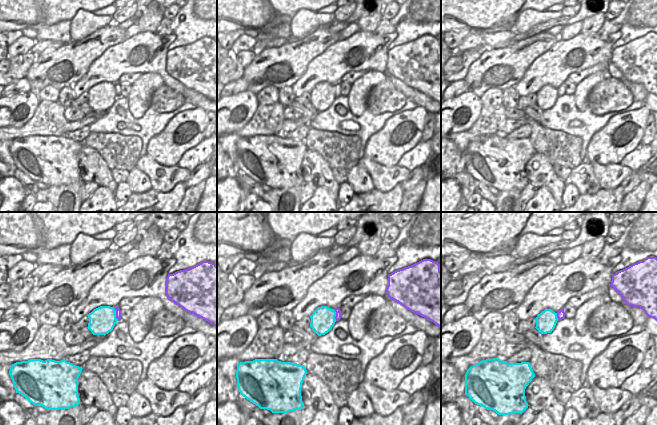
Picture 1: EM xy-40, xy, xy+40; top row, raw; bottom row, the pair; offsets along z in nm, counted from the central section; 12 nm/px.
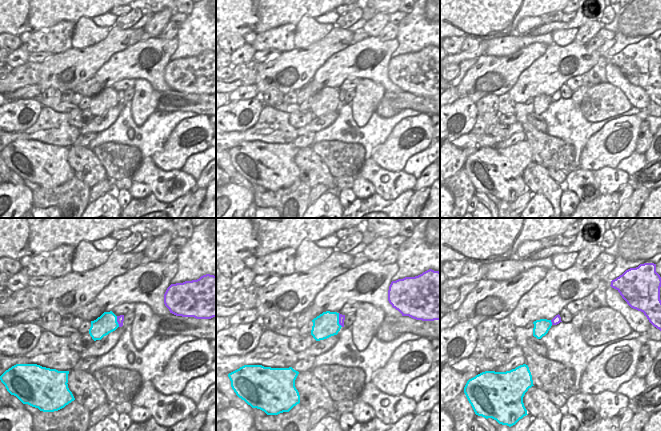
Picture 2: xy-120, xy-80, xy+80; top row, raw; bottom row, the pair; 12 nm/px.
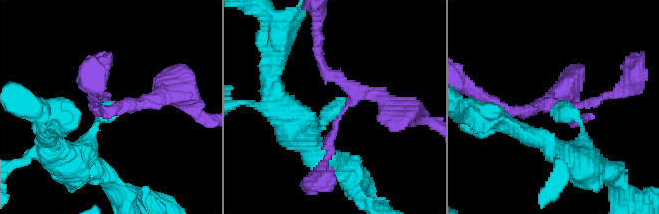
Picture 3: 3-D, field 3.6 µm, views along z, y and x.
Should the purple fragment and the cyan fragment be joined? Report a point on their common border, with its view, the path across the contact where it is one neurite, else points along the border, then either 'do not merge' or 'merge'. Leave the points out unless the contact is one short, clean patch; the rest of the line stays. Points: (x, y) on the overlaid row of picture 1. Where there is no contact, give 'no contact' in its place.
meets purple in xy-40 at (116, 314); border along xy-40 (114, 308), (118, 319); do not merge

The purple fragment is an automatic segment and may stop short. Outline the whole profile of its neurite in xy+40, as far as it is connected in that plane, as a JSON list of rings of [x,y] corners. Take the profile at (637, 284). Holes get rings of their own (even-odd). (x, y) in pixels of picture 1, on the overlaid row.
[[[647,257],[612,275],[610,286],[621,295],[624,302],[640,307],[649,318],[657,321],[657,258]]]

